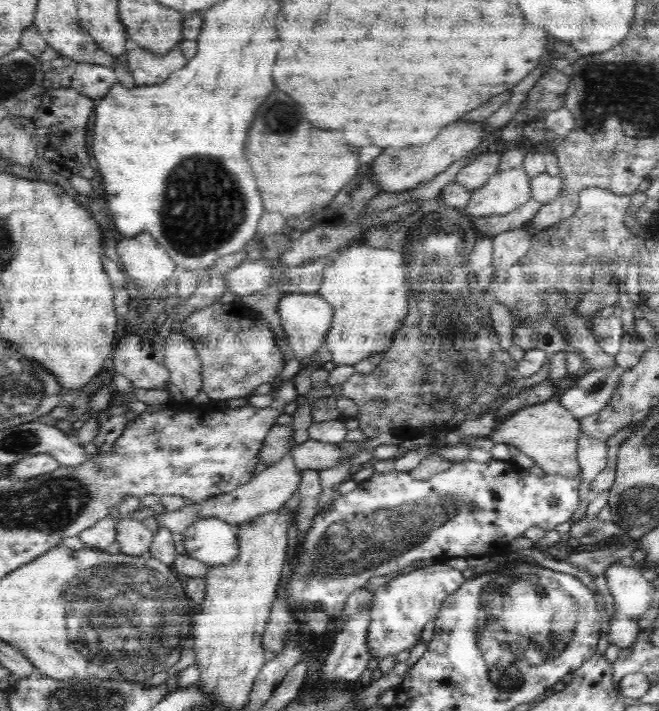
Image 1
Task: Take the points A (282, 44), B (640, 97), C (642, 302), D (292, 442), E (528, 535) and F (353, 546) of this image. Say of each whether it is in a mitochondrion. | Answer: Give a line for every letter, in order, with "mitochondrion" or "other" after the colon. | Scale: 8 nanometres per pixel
A: other
B: mitochondrion
C: other
D: other
E: other
F: mitochondrion

